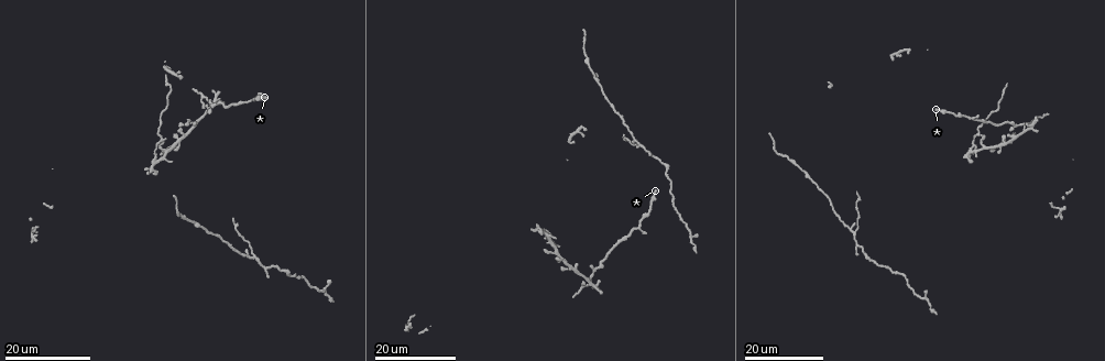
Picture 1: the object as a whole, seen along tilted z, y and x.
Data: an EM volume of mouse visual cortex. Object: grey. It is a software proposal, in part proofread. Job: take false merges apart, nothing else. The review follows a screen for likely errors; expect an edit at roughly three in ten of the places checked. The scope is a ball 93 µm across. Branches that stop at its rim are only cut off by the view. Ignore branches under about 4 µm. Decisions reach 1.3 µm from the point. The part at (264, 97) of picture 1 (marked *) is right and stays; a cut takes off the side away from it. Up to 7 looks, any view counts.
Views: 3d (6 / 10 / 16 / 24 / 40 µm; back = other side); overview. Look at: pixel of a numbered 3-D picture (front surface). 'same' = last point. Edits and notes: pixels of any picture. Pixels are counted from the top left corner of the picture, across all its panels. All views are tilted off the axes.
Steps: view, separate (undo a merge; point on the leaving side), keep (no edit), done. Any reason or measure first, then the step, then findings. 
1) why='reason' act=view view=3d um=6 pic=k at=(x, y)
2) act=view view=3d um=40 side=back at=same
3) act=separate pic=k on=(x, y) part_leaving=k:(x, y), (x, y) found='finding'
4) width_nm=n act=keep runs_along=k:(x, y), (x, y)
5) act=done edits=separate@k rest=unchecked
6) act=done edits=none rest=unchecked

why='three-way junction' act=view view=3d um=16 pic=1 at=(991, 147)

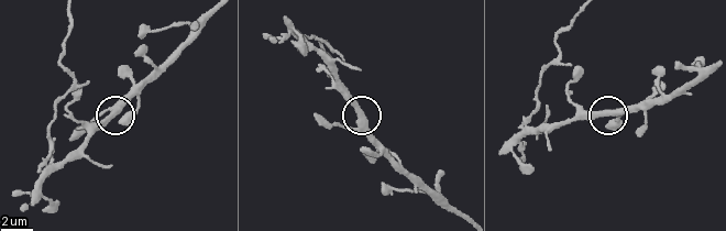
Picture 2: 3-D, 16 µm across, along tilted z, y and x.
act=view view=3d um=6 pic=2 at=(615, 113)

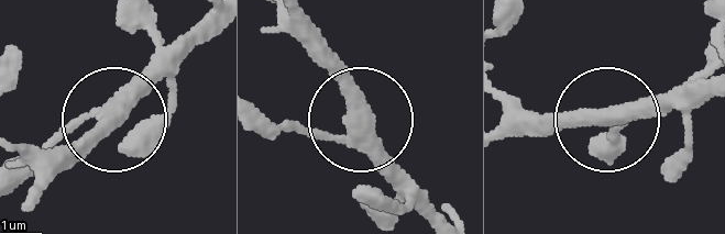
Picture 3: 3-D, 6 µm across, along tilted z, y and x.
arms=3 act=keep runs_along=3:(211, 17), (154, 82), (63, 135), (23, 174) found='one neuron here'

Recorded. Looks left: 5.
why='thin arm on a thick one' act=view view=3d um=24 pic=1 at=(1012, 135)

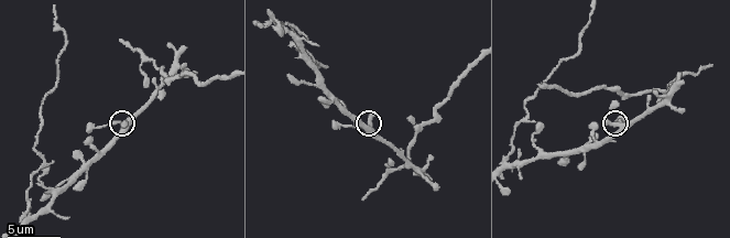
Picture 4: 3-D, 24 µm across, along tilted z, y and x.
act=view view=3d um=6 pic=4 at=(619, 124)

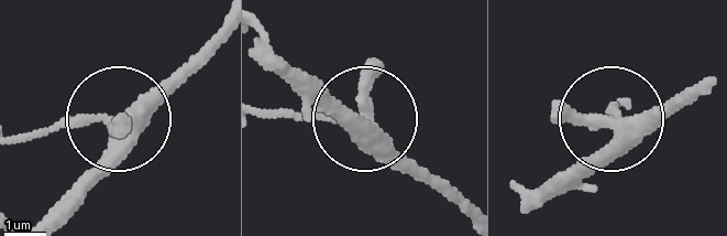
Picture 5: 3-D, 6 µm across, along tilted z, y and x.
arms=4 act=keep runs_along=5:(221, 29), (129, 113), (22, 132) found='one neuron here'

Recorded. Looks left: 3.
act=view view=3d um=10 pic=4 at=(26, 211)

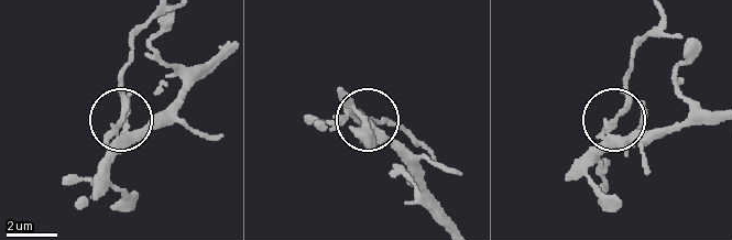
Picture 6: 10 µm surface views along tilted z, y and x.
side_arm_um=45 act=separate pic=6 on=(122, 105) found='a second neuron is stuck on'

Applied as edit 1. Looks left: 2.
act=done edits=separate@6 rest=unchecked

